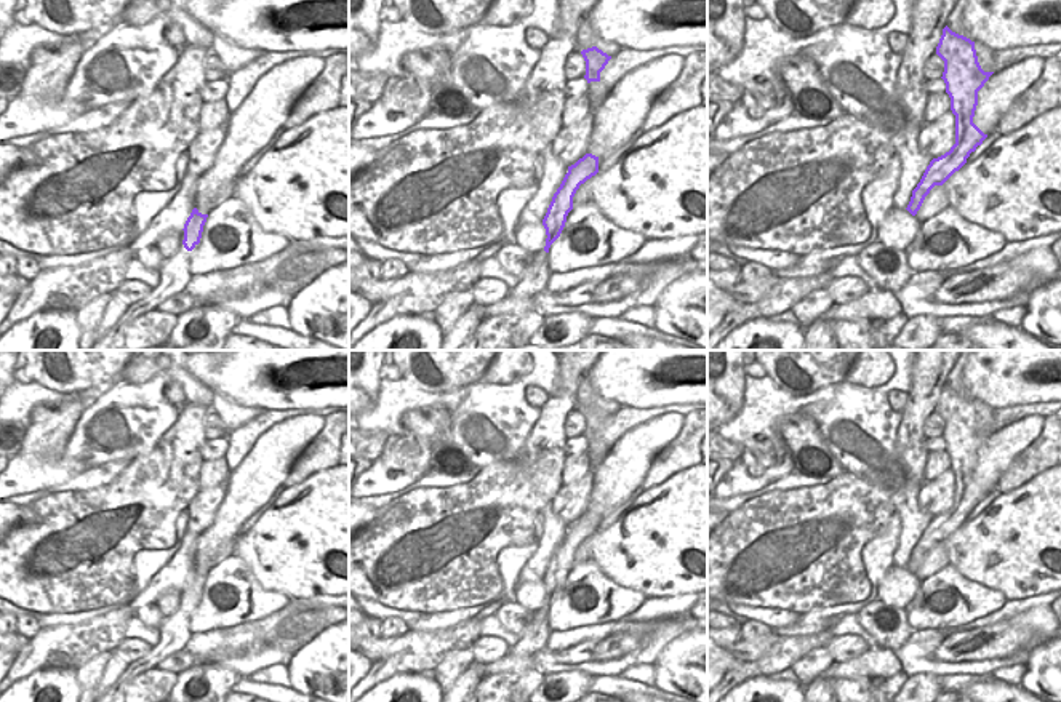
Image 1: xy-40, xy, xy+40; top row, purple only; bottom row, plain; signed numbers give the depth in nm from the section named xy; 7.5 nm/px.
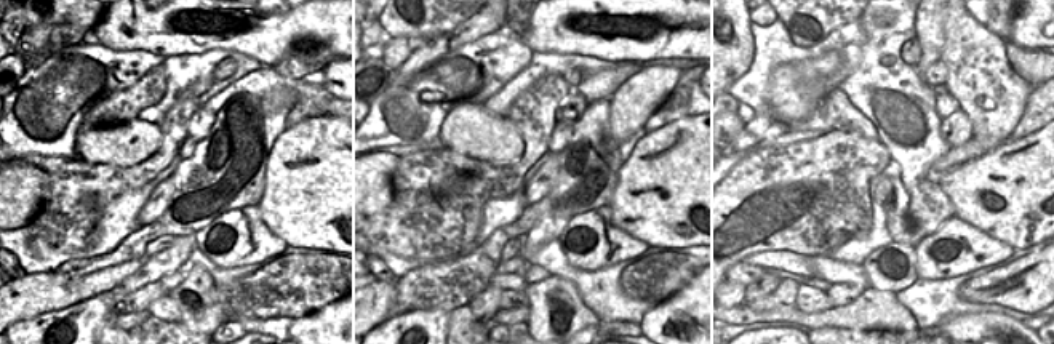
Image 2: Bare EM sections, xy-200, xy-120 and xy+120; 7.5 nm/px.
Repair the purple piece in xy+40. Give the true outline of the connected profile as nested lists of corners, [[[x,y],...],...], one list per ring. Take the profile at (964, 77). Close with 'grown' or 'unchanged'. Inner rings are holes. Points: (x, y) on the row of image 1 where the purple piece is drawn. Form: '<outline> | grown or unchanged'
[[[947,26],[936,46],[936,54],[944,61],[943,80],[951,98],[951,110],[955,115],[955,144],[944,155],[933,158],[920,182],[912,190],[907,211],[915,216],[925,197],[935,185],[943,185],[959,171],[987,138],[975,123],[978,91],[994,72],[984,72],[978,62],[975,42],[952,32]]] | unchanged

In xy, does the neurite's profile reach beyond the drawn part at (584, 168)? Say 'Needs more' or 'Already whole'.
Needs more

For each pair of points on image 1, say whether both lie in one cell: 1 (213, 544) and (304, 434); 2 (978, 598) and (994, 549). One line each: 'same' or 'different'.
1: same
2: different

